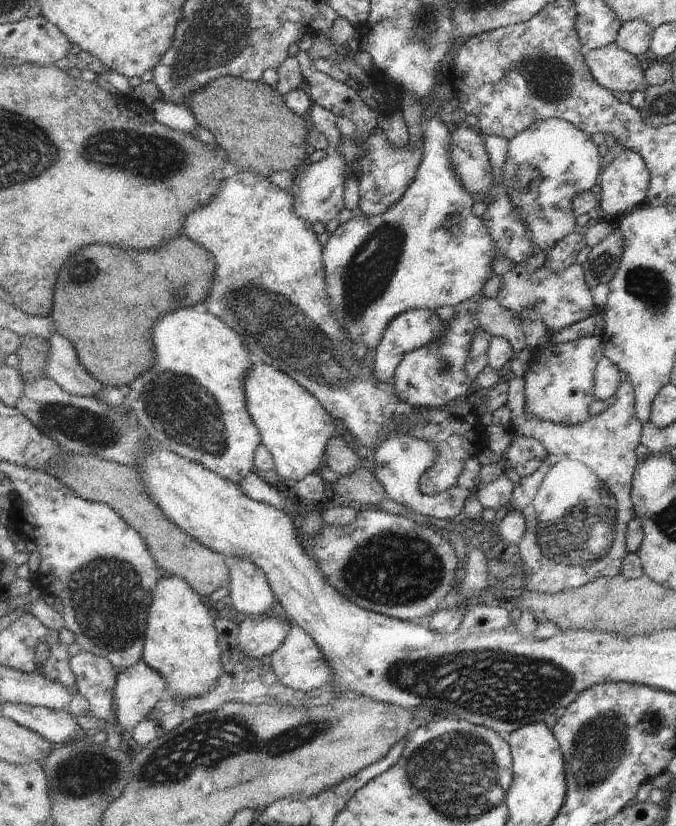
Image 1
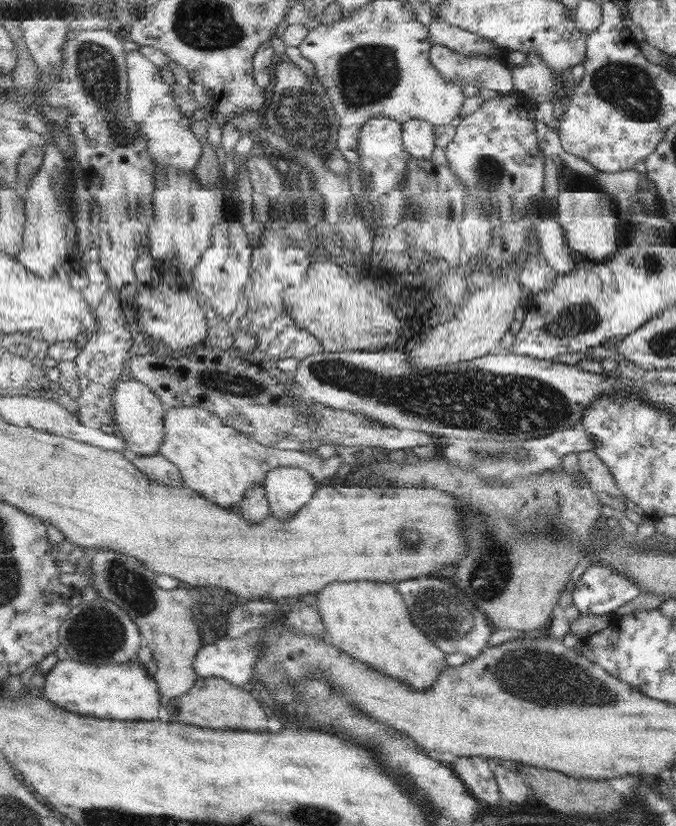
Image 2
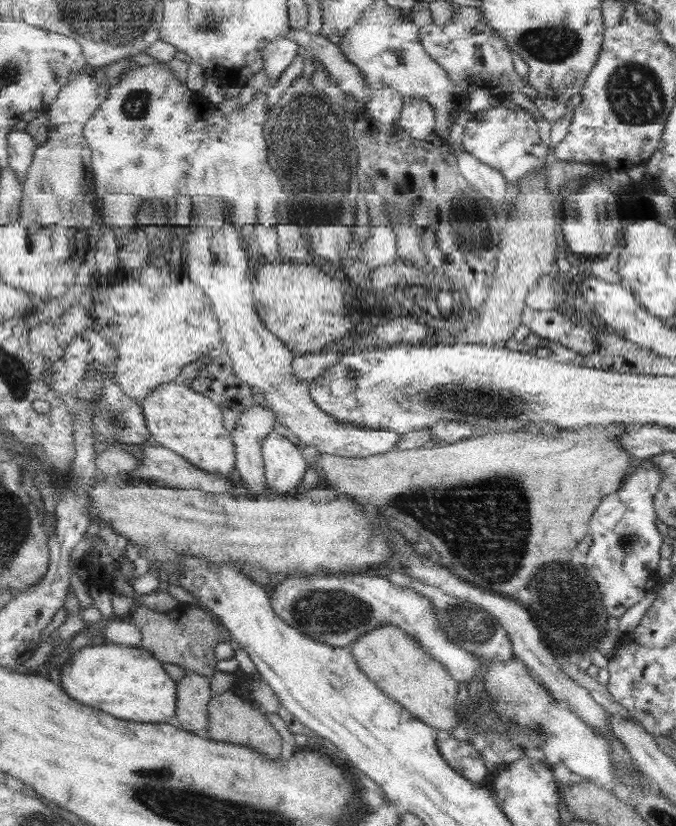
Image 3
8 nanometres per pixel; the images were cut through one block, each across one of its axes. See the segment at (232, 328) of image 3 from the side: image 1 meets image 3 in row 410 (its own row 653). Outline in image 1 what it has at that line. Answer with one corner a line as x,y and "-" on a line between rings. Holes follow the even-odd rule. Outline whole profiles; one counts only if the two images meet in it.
295,624
283,645
271,656
271,666
283,684
298,691
314,691
323,685
331,685
332,666
323,654
321,647
305,632
303,627

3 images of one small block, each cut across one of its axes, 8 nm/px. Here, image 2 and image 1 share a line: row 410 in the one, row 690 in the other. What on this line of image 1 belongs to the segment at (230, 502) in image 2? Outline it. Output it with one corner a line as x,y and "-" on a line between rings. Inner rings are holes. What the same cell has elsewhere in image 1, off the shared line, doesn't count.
165,572
153,596
142,659
168,680
169,698
181,702
208,693
217,686
225,670
215,610
205,605
201,595
185,579

